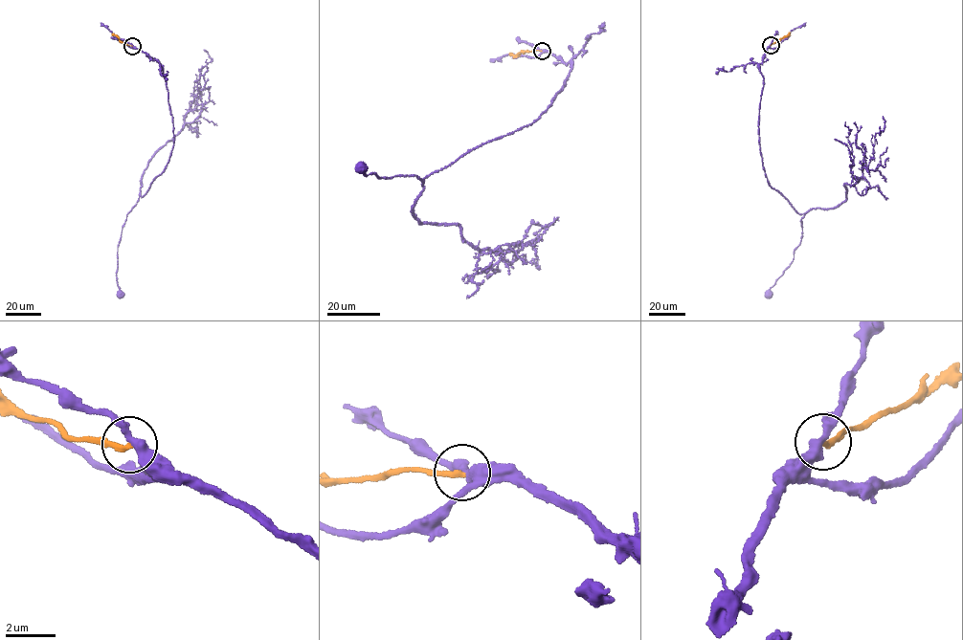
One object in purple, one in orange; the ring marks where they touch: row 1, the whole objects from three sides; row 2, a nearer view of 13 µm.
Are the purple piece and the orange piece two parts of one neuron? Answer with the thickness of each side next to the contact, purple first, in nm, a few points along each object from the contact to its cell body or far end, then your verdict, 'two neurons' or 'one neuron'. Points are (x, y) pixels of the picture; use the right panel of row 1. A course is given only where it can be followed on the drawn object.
calibres 400 and 240 nm; course purple (771, 44), (759, 64), (761, 161), (769, 184), (797, 212), (805, 212), (794, 259), (769, 295); course orange (771, 45), (791, 33); two neurons

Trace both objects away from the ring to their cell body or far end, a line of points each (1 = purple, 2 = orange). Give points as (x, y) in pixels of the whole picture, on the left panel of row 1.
1: (132, 45), (160, 64), (174, 140), (164, 170), (147, 191), (139, 194), (122, 228), (116, 275), (120, 295)
2: (132, 46), (120, 42), (112, 33)

